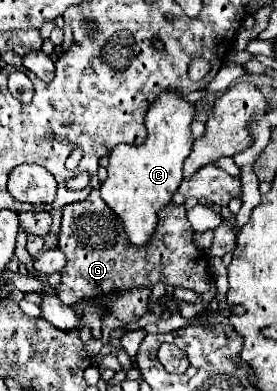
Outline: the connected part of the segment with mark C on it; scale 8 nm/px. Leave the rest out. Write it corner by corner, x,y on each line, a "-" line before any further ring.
161,93
145,115
147,139
141,145
117,145
109,155
109,177
101,183
101,199
123,223
125,235
133,245
147,245
159,223
157,211
171,203
173,193
183,179
183,161
191,153
191,121
193,103
177,93

